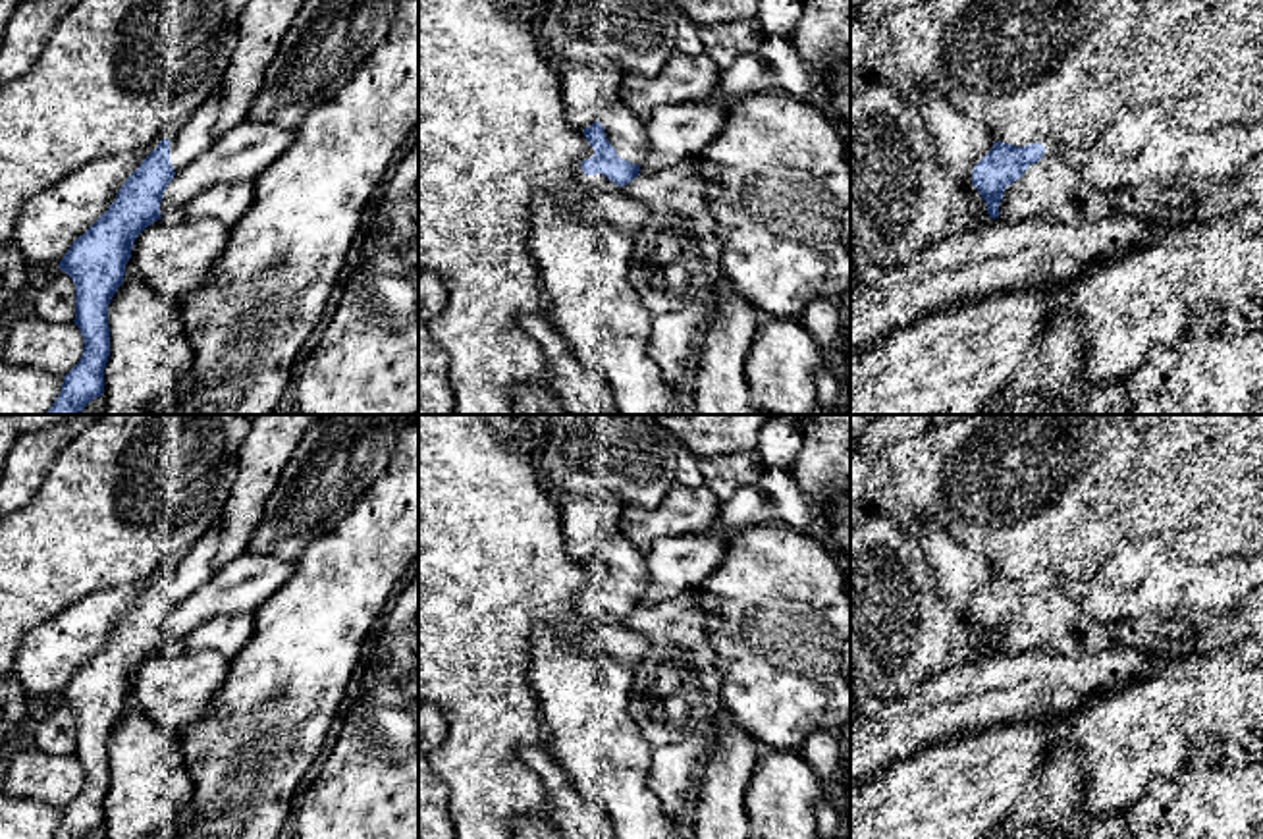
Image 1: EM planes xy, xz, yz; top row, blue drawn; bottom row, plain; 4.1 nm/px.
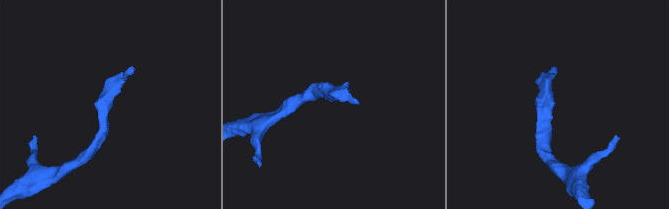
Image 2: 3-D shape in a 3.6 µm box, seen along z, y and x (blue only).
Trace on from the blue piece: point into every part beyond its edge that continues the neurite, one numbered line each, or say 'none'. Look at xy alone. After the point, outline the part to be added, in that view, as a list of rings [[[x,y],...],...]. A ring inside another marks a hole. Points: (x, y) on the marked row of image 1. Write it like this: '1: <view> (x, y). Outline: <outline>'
1: xy (197, 134). Outline: [[[212,91],[191,120],[170,139],[170,162],[177,174],[202,154],[214,141],[214,123],[220,108],[220,91]]]

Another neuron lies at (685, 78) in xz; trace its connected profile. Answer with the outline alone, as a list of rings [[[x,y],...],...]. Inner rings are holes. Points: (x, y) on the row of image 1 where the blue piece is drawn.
[[[675,50],[663,69],[646,77],[627,71],[621,102],[638,118],[646,120],[661,104],[700,102],[713,96],[721,69],[708,54],[683,54]]]

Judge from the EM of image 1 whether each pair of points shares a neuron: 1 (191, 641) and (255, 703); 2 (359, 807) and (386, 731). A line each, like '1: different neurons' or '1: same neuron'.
1: different neurons
2: same neuron

